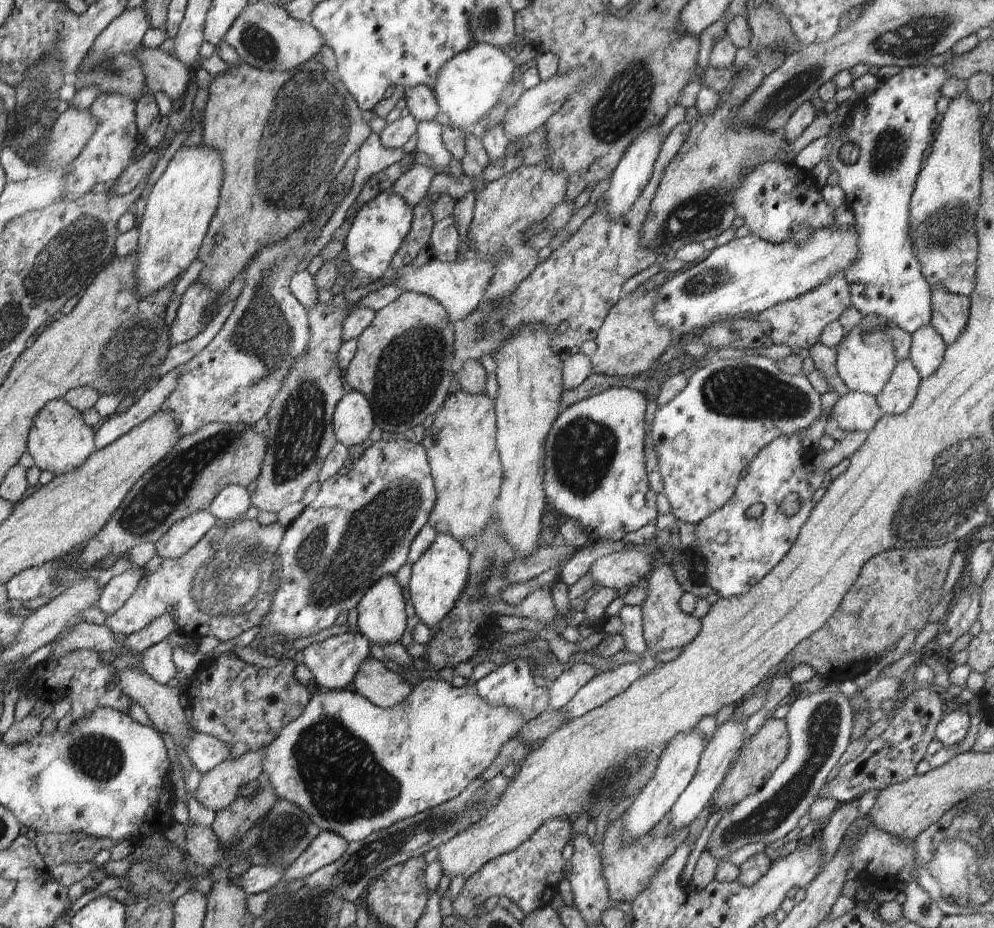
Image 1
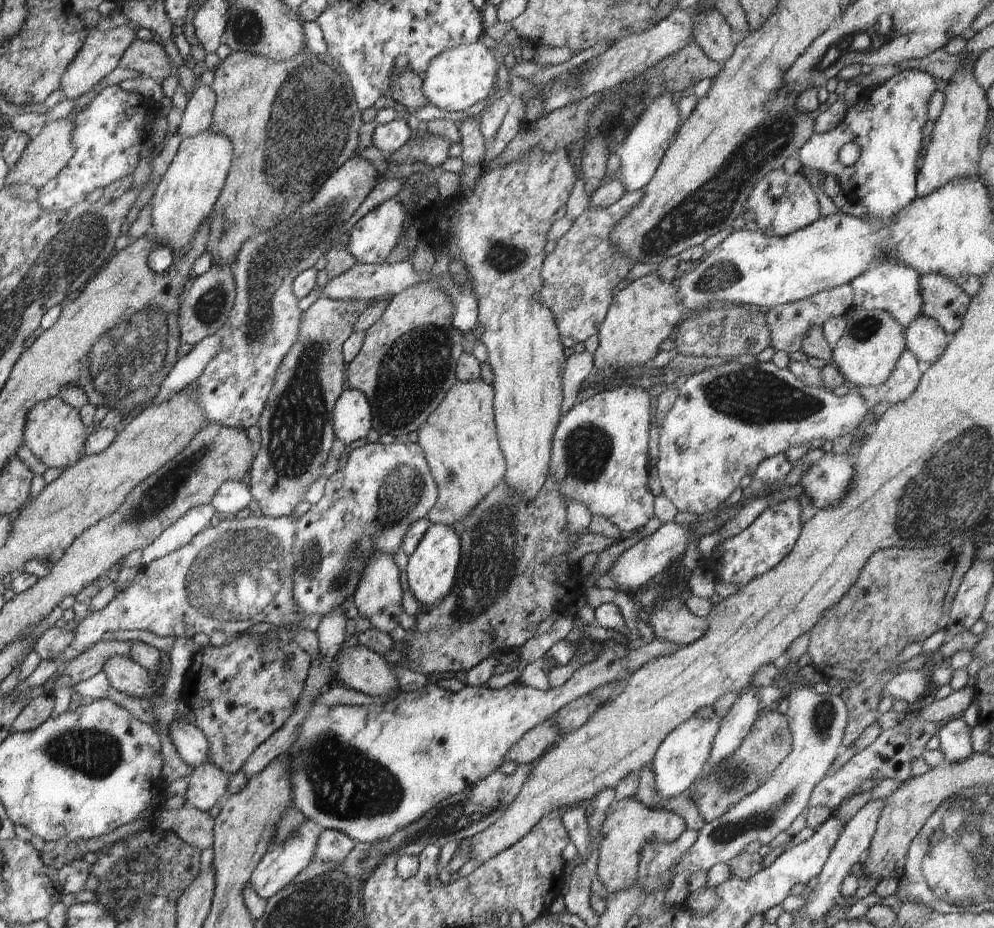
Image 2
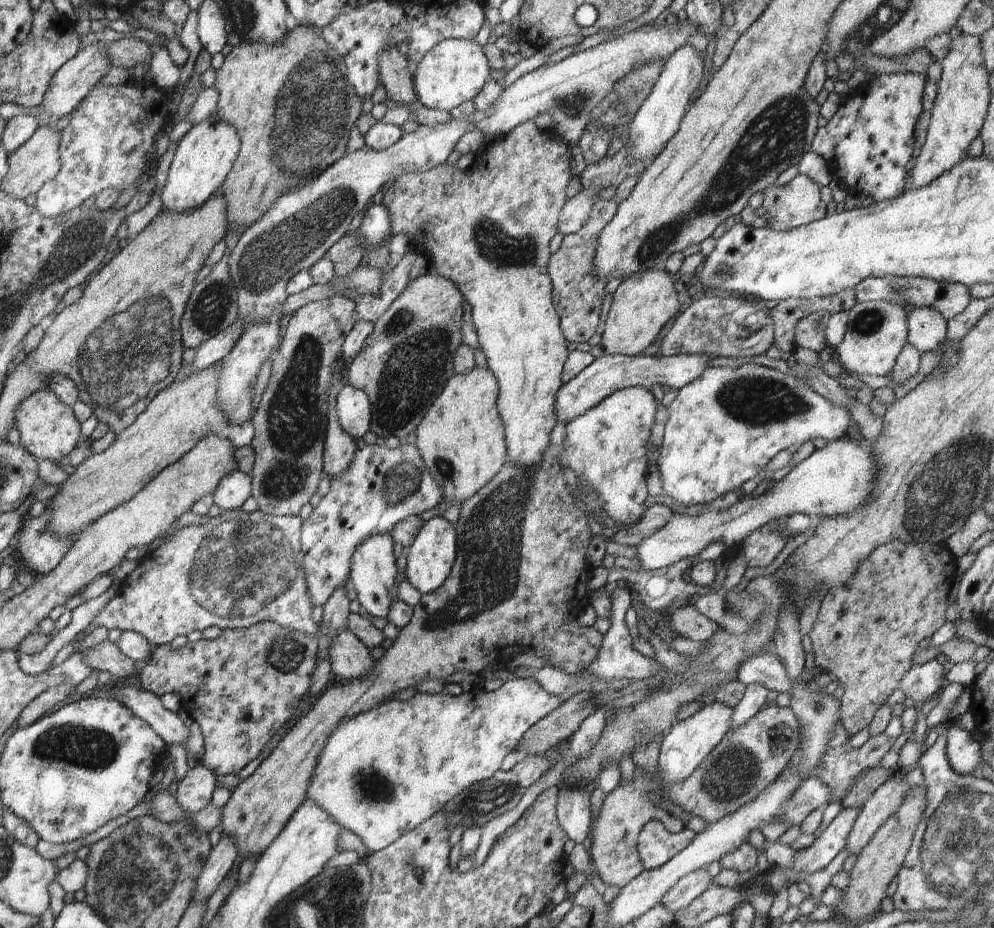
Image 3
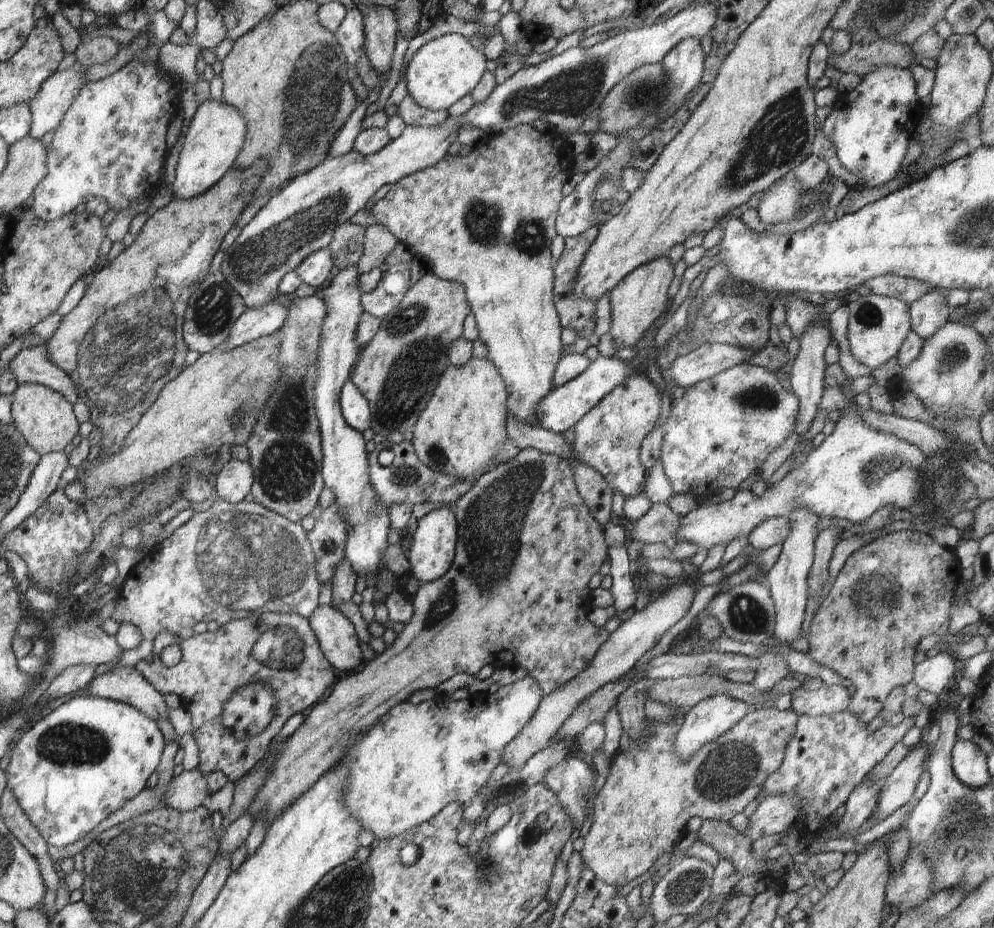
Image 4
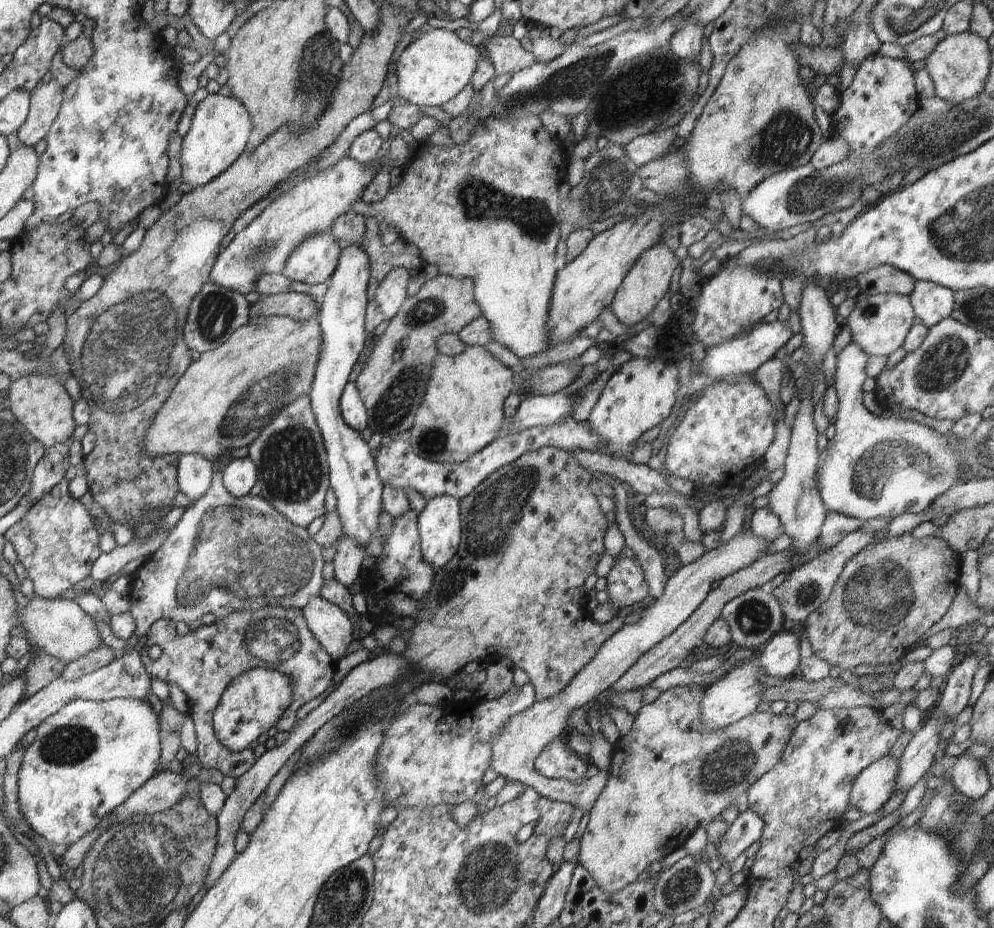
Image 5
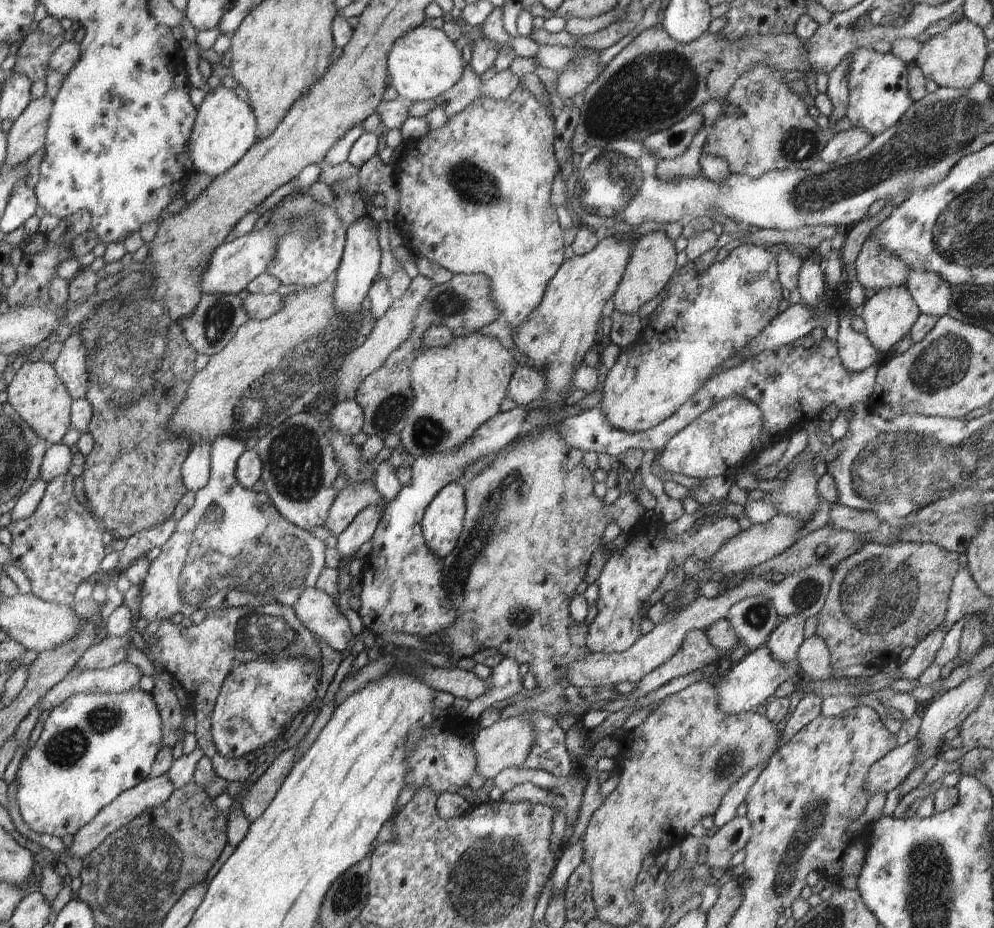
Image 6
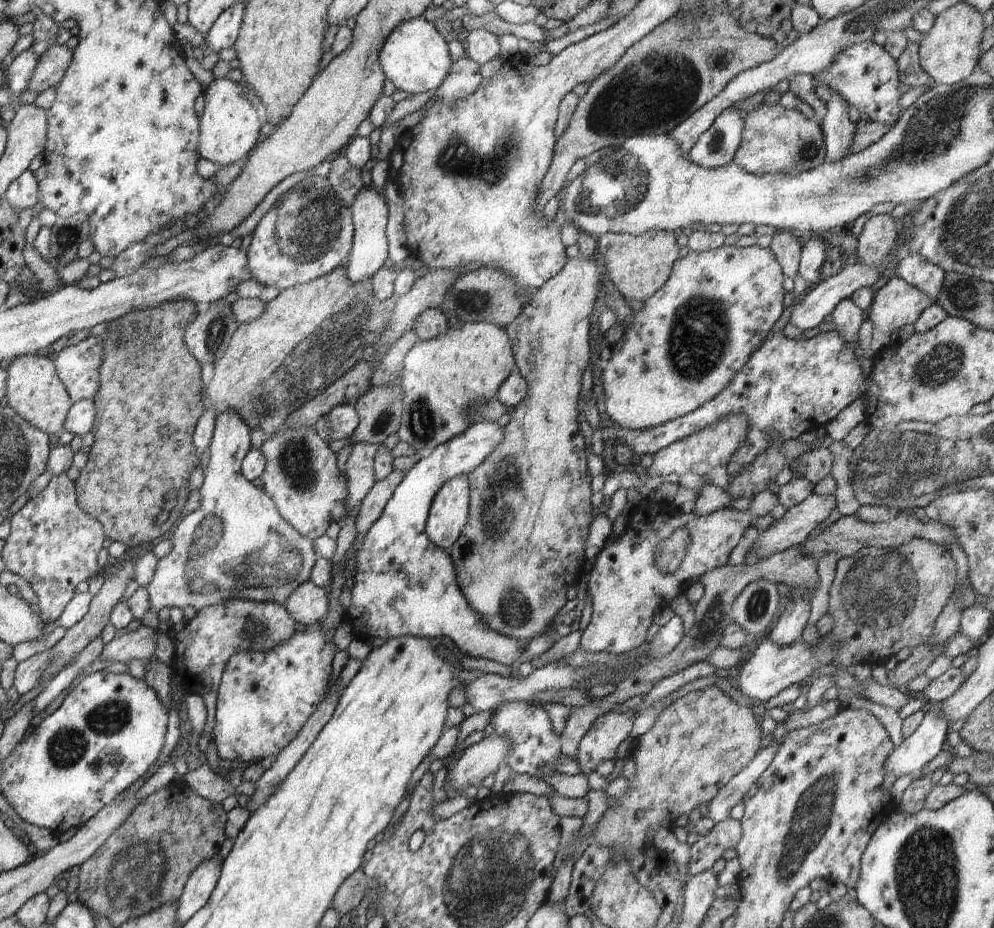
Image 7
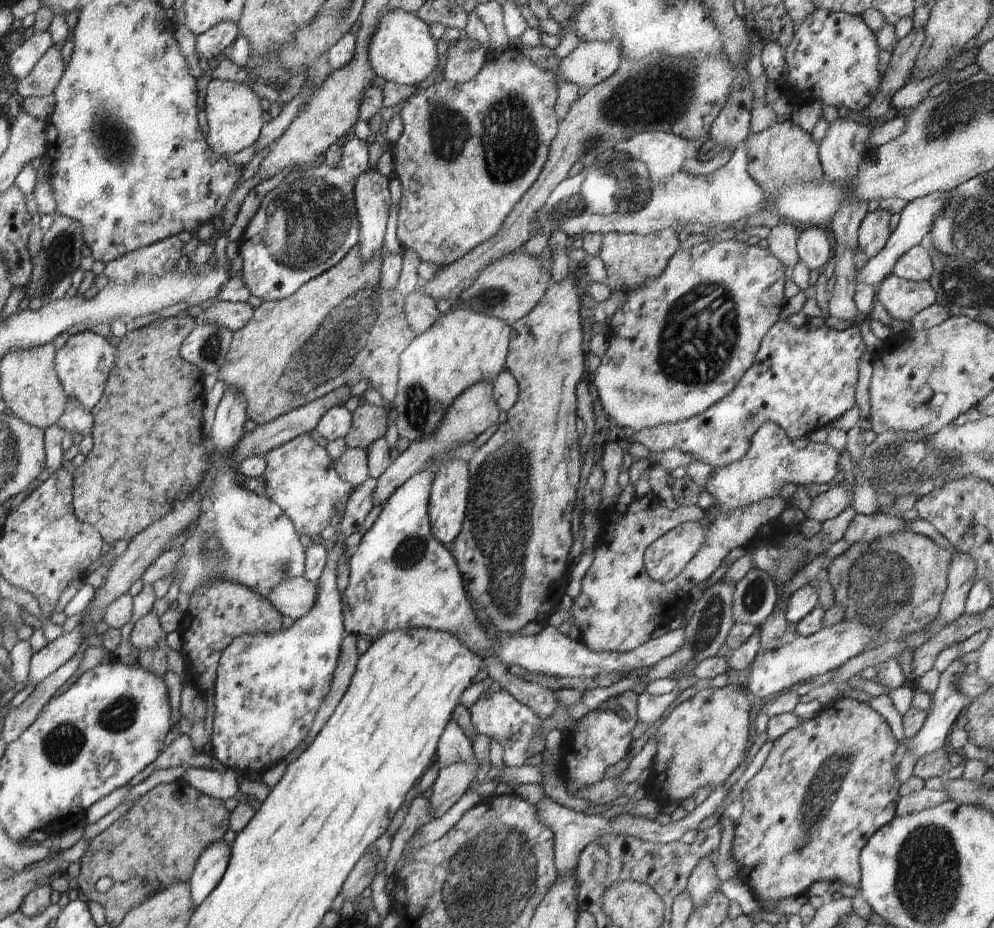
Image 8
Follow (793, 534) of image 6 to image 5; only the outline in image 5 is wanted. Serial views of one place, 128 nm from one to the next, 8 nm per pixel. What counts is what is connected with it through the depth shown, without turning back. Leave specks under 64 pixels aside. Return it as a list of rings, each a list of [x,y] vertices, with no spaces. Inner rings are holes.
[[[748,528],[745,531],[741,530],[726,544],[706,551],[699,559],[687,565],[682,565],[674,576],[667,578],[662,596],[651,600],[648,610],[642,614],[642,618],[638,622],[616,626],[615,633],[604,642],[598,650],[598,654],[586,663],[586,668],[576,675],[576,678],[566,686],[564,692],[556,694],[550,700],[535,702],[530,708],[514,714],[508,720],[508,724],[500,730],[500,734],[490,744],[490,750],[492,750],[490,768],[500,776],[507,778],[508,781],[523,782],[544,798],[570,803],[579,810],[579,814],[588,814],[600,793],[603,792],[608,782],[609,773],[606,770],[600,770],[598,774],[584,780],[584,782],[550,781],[542,776],[534,766],[540,751],[546,748],[546,744],[550,740],[567,733],[566,720],[573,710],[593,705],[594,700],[598,698],[598,694],[602,694],[606,688],[610,688],[620,679],[626,670],[636,664],[636,660],[642,654],[648,652],[657,642],[672,634],[704,602],[704,599],[712,590],[713,582],[732,576],[743,568],[748,568],[756,560],[760,560],[762,556],[767,555],[766,550],[768,550],[769,545],[770,542],[756,538],[752,534],[752,530]]]

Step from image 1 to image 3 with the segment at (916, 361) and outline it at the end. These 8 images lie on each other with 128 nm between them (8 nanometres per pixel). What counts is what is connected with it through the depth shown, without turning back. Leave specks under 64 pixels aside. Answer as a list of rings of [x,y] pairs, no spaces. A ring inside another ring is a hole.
[[[930,306],[913,307],[907,313],[908,342],[921,353],[936,351],[946,340],[947,321]]]

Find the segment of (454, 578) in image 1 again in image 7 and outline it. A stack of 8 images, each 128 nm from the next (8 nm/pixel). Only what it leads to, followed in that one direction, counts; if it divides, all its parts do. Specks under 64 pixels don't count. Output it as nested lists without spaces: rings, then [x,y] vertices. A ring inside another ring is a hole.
[[[467,475],[450,478],[436,492],[425,524],[430,542],[448,552],[462,534],[469,513]]]

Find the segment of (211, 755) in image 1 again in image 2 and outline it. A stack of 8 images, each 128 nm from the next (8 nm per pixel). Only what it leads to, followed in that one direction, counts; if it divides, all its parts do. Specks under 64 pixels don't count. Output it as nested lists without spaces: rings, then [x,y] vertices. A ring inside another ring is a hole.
[[[174,720],[168,728],[168,736],[178,751],[180,758],[190,766],[208,764],[208,741],[206,736],[192,722]]]

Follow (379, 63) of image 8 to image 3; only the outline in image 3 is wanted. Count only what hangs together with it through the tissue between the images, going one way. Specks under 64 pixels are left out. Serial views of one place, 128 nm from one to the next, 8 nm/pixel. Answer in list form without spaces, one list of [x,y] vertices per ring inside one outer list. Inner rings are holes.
[[[448,38],[438,42],[415,66],[412,76],[418,100],[429,109],[450,112],[456,107],[472,102],[476,94],[490,79],[490,65],[481,46],[474,41]]]

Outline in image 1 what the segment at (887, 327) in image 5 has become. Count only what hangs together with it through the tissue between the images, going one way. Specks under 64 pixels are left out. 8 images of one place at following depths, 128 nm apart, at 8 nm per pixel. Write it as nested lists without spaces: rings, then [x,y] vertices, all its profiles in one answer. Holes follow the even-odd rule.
[[[875,313],[864,315],[861,322],[846,333],[844,340],[836,349],[837,371],[849,390],[873,397],[880,394],[880,390],[886,386],[897,363],[890,334],[886,332],[885,318]]]

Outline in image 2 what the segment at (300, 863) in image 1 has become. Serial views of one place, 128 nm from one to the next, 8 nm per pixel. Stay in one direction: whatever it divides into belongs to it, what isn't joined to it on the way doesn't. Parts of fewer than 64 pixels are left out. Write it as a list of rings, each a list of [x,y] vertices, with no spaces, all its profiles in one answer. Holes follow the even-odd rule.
[[[321,829],[320,838],[314,850],[314,859],[318,862],[340,862],[352,852],[354,846],[356,846],[355,840],[344,832]]]

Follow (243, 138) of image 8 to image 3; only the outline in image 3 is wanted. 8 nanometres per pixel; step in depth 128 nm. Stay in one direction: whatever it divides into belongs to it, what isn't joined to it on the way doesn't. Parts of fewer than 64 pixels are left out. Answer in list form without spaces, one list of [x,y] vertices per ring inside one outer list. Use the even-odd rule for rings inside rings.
[[[217,113],[192,126],[180,139],[166,176],[166,184],[160,190],[162,210],[184,214],[204,206],[210,200],[210,196],[221,188],[234,166],[239,150],[240,138],[236,128],[232,124],[226,124]]]

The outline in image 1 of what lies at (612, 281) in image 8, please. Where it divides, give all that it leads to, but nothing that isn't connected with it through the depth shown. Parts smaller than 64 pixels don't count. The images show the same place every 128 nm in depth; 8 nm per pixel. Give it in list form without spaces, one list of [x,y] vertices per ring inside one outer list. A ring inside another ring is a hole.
[[[638,286],[630,294],[623,294],[622,298],[610,308],[595,338],[597,349],[590,357],[592,373],[603,373],[604,376],[624,376],[624,378],[638,377],[655,367],[658,358],[676,341],[672,332],[656,324],[652,316],[656,289]]]

